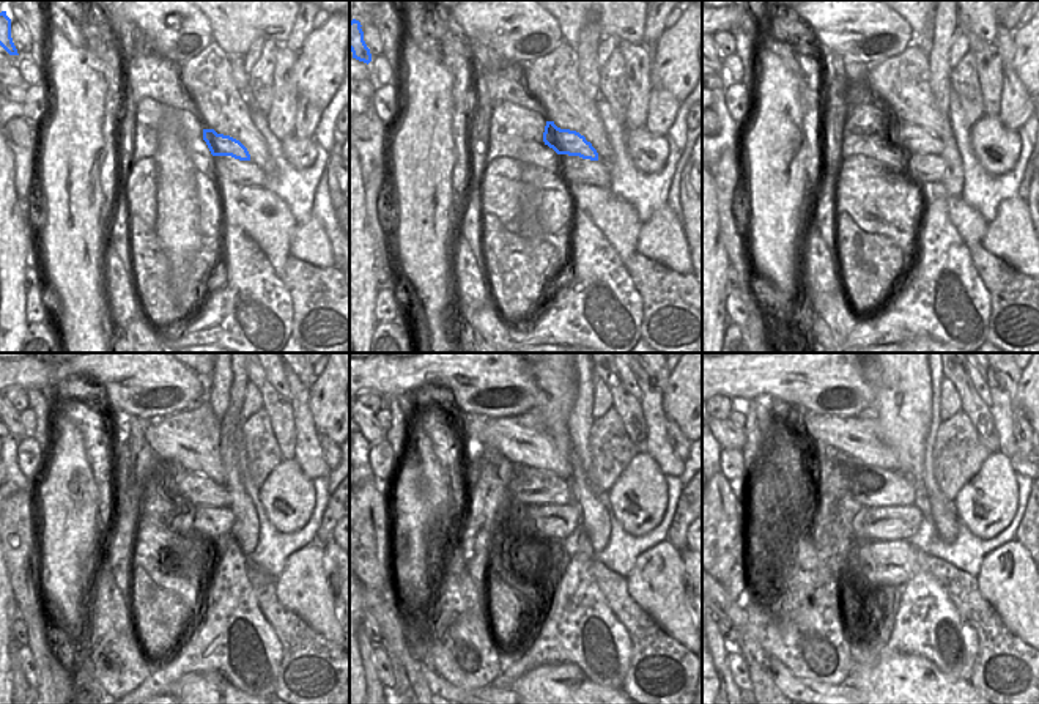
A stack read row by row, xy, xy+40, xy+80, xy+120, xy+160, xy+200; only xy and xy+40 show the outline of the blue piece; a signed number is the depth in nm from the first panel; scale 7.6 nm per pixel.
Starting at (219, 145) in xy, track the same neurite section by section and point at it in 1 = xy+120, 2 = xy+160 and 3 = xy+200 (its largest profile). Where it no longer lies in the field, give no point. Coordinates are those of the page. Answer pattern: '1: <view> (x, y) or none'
1: xy+120 (186, 487)
2: xy+160 (526, 485)
3: xy+200 (833, 474)

